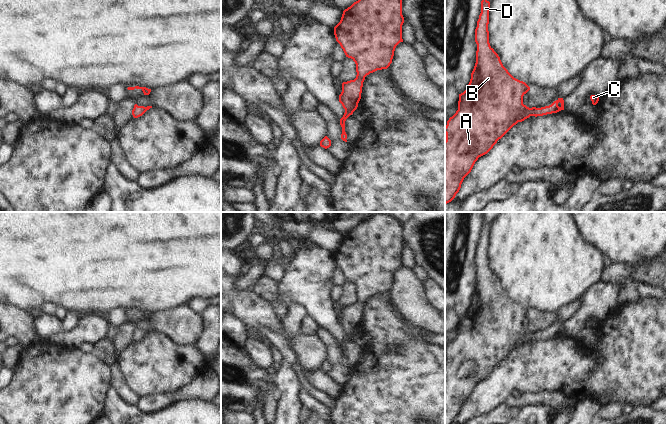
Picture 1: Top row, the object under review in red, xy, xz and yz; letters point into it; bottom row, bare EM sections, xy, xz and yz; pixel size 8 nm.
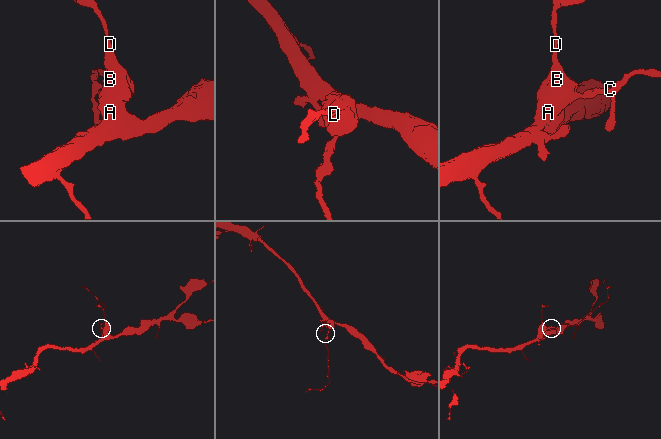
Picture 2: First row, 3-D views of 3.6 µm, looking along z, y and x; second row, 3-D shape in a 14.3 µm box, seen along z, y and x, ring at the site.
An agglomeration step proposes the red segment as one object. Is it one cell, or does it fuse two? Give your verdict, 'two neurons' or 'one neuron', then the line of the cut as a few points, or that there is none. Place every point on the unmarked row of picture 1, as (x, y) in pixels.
one neuron; cut none

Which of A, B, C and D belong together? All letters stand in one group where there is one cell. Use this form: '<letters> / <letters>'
A B C D

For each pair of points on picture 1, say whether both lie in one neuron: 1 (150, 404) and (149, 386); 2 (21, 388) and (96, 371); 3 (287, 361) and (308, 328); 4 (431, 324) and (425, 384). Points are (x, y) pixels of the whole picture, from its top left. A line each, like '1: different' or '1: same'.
1: different
2: same
3: different
4: different

